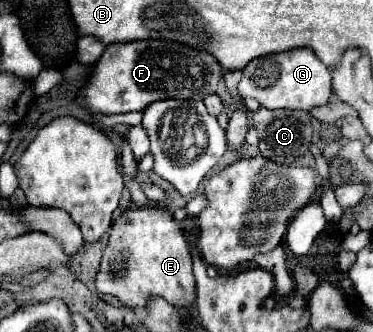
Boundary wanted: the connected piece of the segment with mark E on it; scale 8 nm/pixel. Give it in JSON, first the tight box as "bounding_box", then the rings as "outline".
{"bounding_box":[95,203,195,309],"outline":[[[155,203],[131,205],[121,211],[111,225],[95,287],[99,293],[119,297],[121,303],[131,309],[145,307],[149,295],[159,295],[175,307],[191,309],[195,301],[195,277],[191,265],[189,243],[179,223],[171,217],[171,211]]]}

